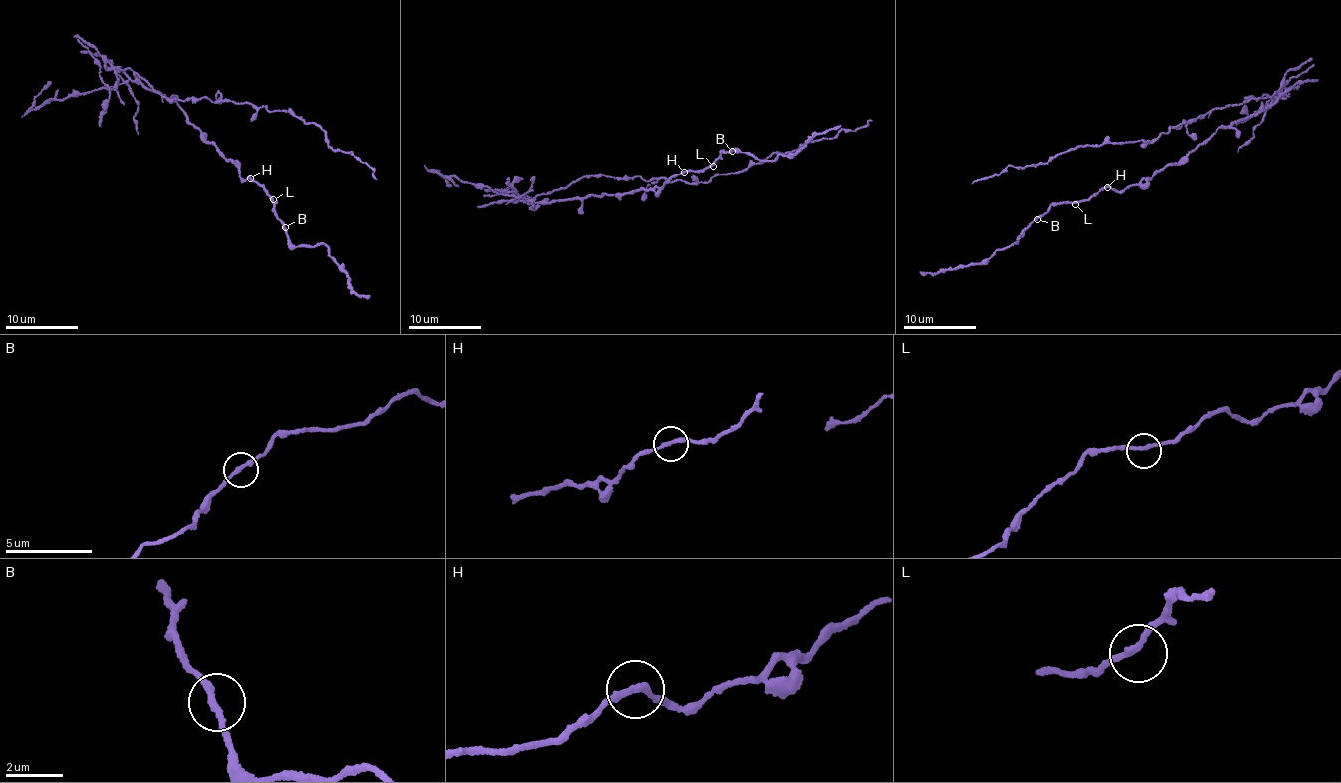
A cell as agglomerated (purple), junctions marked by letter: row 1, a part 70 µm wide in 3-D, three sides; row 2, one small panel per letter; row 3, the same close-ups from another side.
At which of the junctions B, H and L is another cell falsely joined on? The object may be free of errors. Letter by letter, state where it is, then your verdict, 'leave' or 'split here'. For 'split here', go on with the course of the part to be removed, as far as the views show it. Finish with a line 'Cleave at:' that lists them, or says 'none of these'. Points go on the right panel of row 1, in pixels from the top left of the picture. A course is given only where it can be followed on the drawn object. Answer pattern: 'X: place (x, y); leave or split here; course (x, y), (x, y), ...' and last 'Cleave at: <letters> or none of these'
B: place (1037, 219); leave
H: place (1107, 187); split here; course (1106, 186), (1119, 192), (1144, 184), (1218, 128), (1276, 97), (1216, 108), (1154, 140), (1081, 146), (971, 183)
L: place (1075, 204); leave
Cleave at: H

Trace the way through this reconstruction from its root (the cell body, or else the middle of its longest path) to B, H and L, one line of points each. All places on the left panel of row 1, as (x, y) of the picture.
B: (135, 82), (178, 102), (190, 124), (224, 159), (236, 162), (242, 181), (264, 187), (285, 227)
H: (135, 82), (178, 102), (190, 124), (199, 128), (224, 159), (236, 162), (242, 181), (250, 177)
L: (135, 82), (178, 102), (190, 124), (224, 159), (236, 162), (242, 181), (260, 183), (273, 199)

